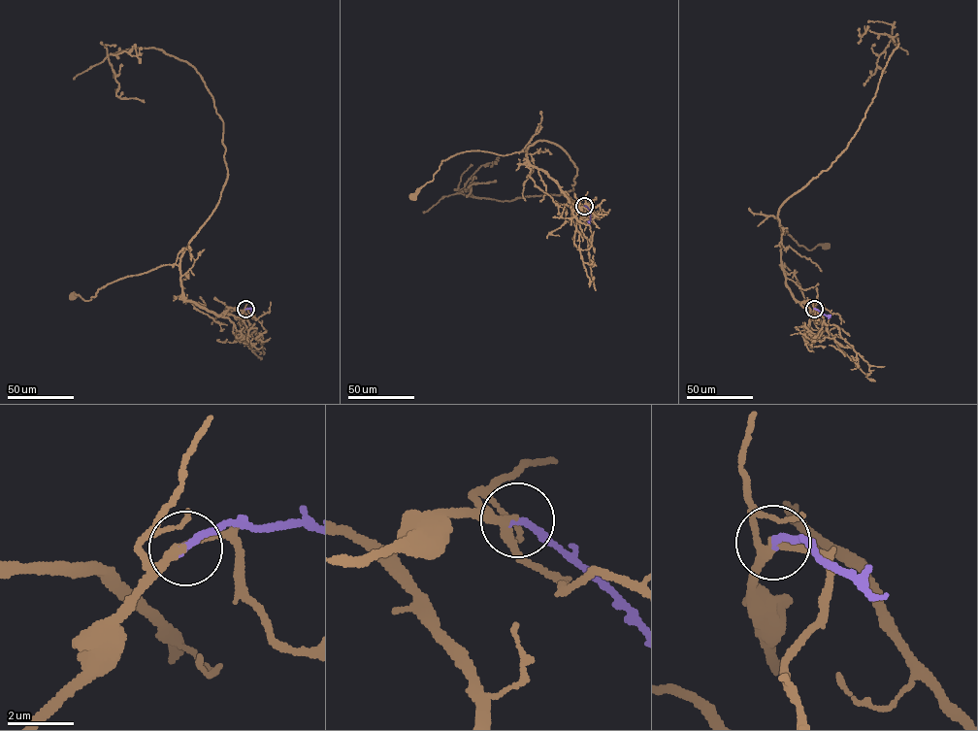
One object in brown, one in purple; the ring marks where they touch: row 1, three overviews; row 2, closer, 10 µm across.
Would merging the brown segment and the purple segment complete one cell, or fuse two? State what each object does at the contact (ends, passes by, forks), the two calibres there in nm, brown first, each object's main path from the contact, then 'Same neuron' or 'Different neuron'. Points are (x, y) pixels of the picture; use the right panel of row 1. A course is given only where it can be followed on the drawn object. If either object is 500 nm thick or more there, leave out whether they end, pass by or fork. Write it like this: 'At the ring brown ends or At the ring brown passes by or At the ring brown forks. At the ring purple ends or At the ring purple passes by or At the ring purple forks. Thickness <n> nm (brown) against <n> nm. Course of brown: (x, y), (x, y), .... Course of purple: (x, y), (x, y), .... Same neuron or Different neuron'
At the ring brown passes by. At the ring purple ends. Thickness 240 nm (brown) against 200 nm. Course of brown: (814, 309), (813, 314), (797, 301), (786, 284), (781, 236), (787, 230), (783, 231), (809, 249), (826, 247). Course of purple: (814, 309), (829, 318). Same neuron

